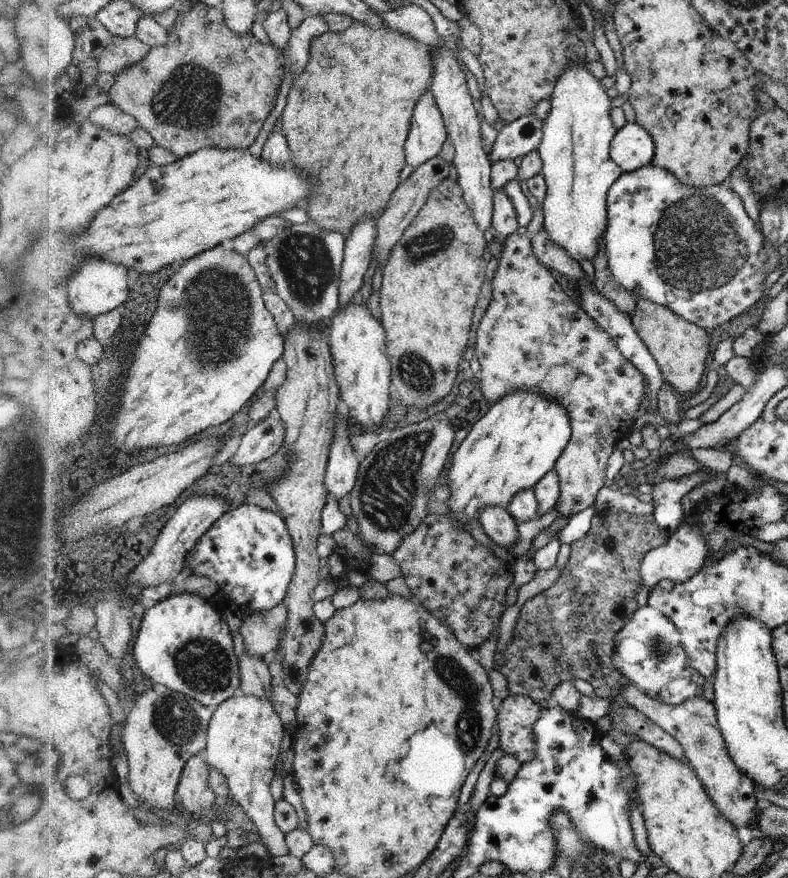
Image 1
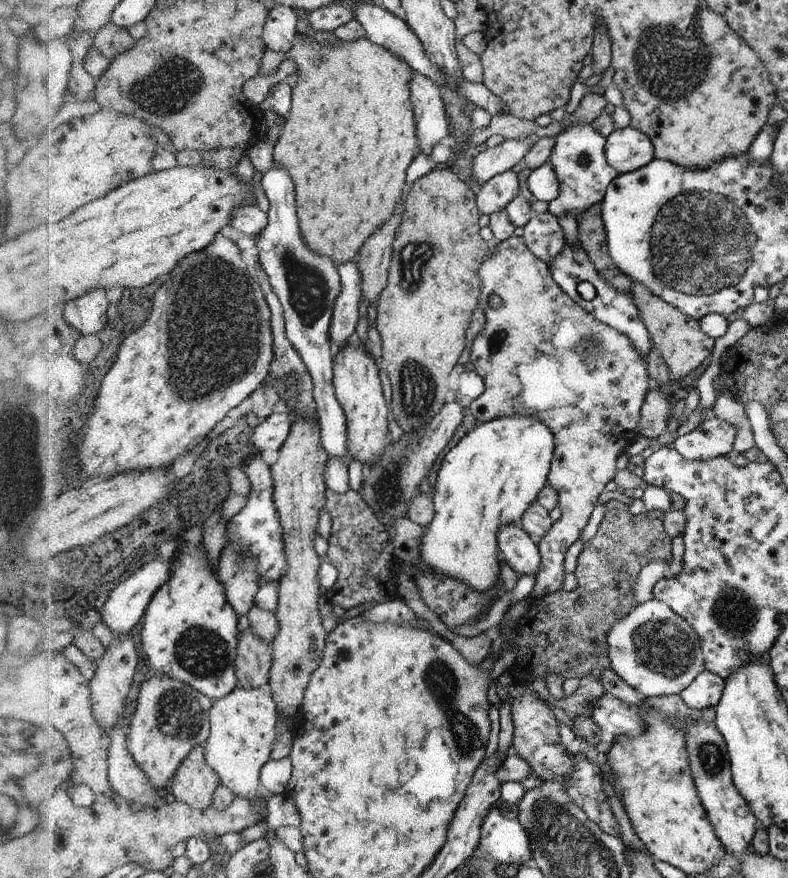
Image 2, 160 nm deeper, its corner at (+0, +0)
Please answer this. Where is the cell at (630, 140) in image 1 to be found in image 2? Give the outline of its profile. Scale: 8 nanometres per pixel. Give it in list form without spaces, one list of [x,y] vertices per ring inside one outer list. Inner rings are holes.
[[[630,126],[612,131],[606,140],[607,160],[619,174],[638,170],[655,158],[655,147],[651,138]]]

